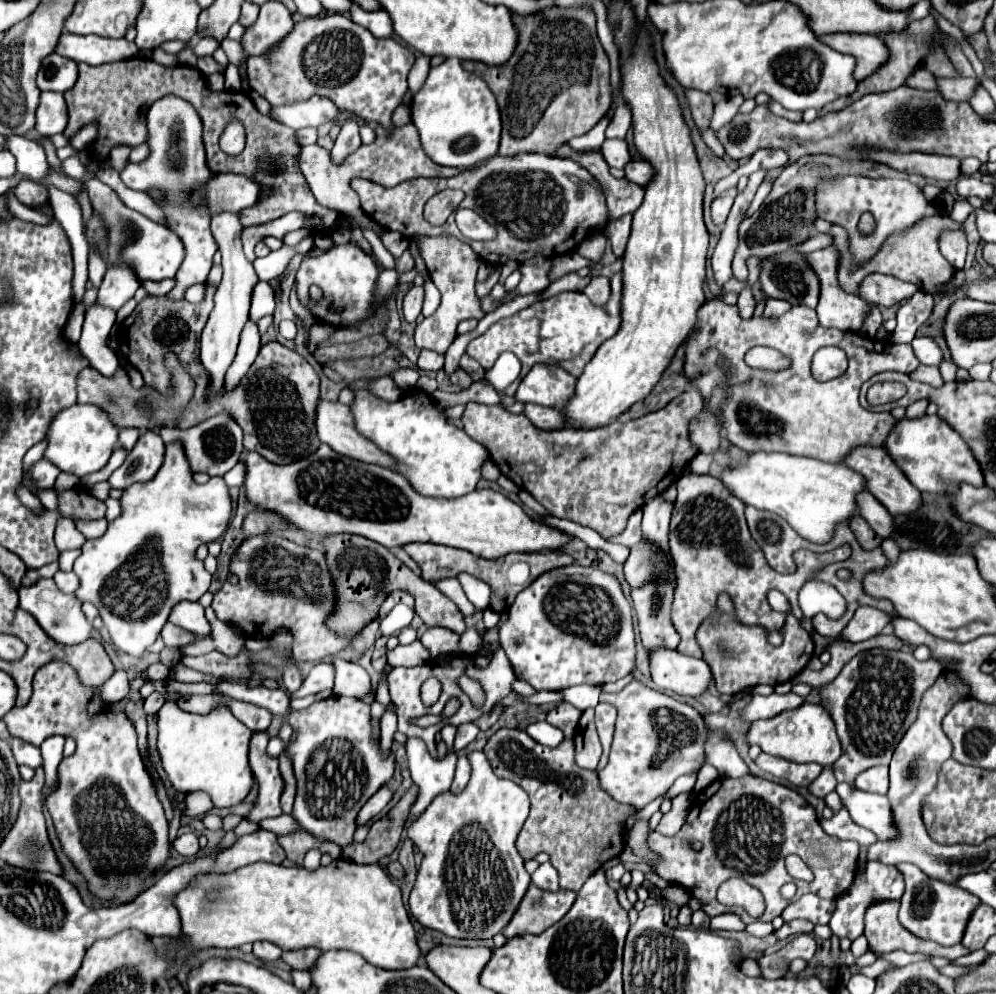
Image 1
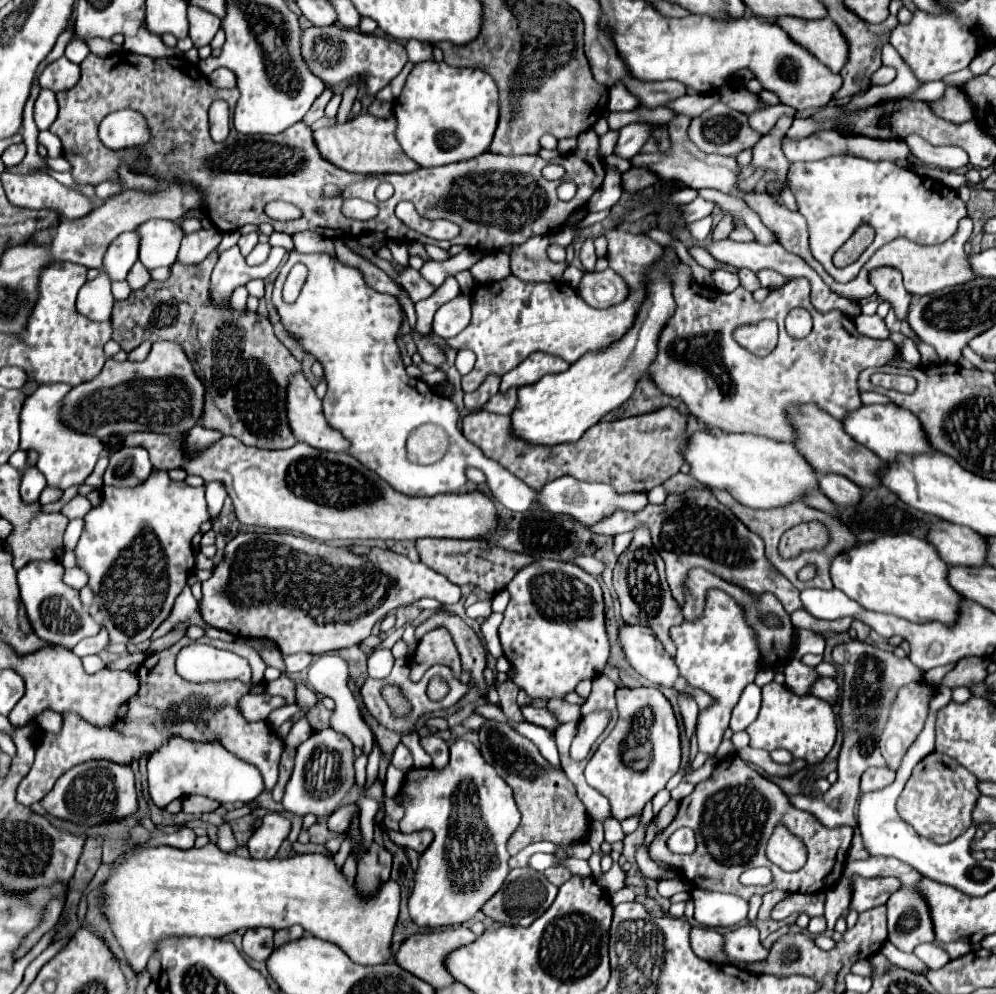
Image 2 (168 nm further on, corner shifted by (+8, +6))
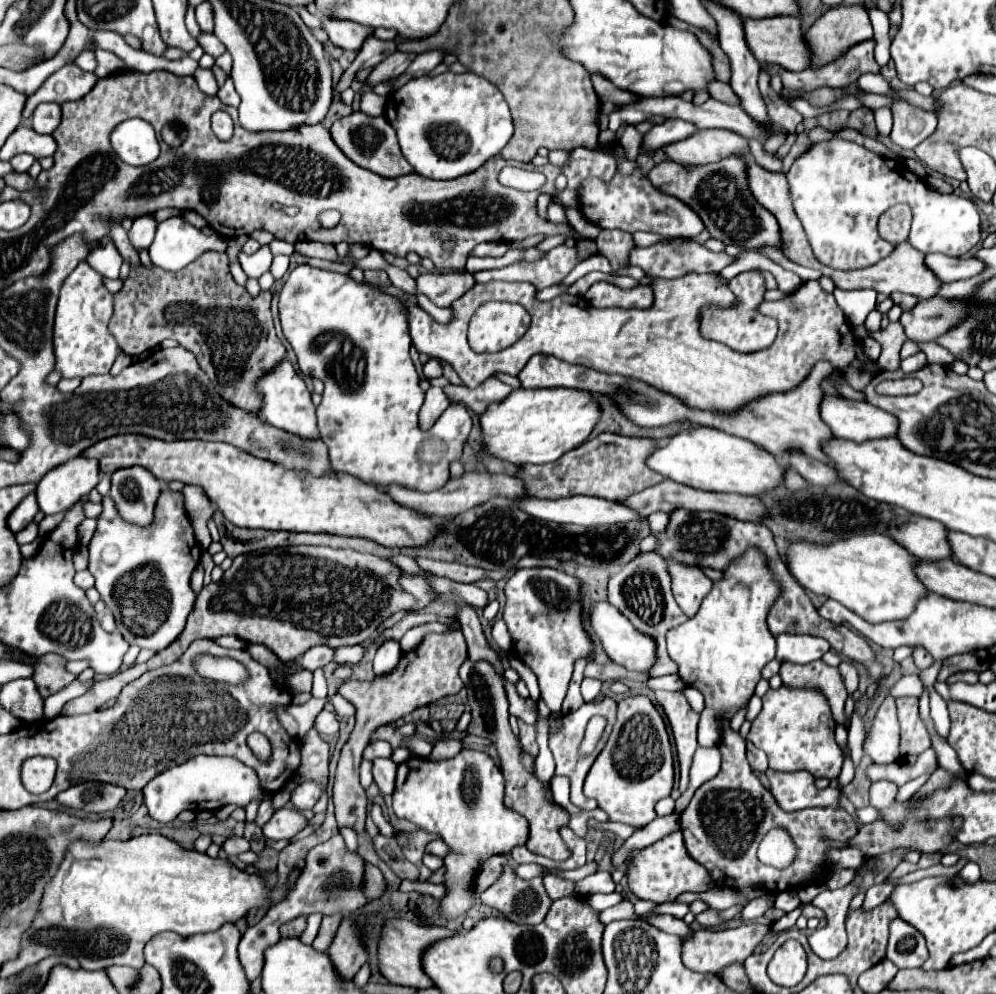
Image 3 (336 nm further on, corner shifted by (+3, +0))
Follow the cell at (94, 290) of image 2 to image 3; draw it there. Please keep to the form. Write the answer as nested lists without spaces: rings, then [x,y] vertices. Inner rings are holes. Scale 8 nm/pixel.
[[[101,240],[97,248],[89,252],[87,262],[105,278],[119,278],[119,268],[123,264],[123,258],[111,240]]]

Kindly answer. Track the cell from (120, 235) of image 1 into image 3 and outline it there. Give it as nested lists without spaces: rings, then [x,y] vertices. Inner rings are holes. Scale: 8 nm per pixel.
[[[169,218],[159,222],[149,256],[155,266],[169,272],[179,272],[207,250],[225,252],[227,240],[219,234],[205,236],[201,230],[191,226],[185,218]]]

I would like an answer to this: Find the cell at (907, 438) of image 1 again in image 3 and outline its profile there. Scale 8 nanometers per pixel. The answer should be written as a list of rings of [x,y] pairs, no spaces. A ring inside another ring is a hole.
[[[823,394],[819,404],[821,420],[839,438],[865,442],[871,438],[895,436],[895,416],[857,400]]]

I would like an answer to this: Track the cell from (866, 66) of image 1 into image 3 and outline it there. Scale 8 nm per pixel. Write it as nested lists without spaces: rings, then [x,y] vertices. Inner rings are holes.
[[[771,16],[771,18],[761,18],[761,20],[743,20],[743,30],[745,30],[745,40],[751,50],[751,54],[757,58],[759,64],[767,66],[781,66],[791,72],[805,70],[811,62],[809,58],[809,48],[803,40],[801,34],[801,22],[793,16]]]

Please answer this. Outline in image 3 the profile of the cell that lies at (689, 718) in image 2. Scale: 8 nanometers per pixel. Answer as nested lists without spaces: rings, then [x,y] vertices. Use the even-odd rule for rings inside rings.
[[[657,690],[655,692],[657,702],[663,706],[663,712],[669,720],[675,746],[677,746],[677,756],[679,756],[679,790],[683,792],[689,782],[689,766],[693,760],[693,754],[697,750],[697,724],[699,724],[699,714],[689,706],[687,698],[681,692],[665,692]]]

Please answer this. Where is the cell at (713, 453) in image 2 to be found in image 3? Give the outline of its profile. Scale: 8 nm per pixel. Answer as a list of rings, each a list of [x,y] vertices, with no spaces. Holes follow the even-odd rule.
[[[707,426],[673,434],[667,444],[655,448],[645,464],[663,478],[697,490],[735,492],[751,496],[759,496],[763,494],[763,490],[771,490],[771,486],[781,484],[785,470],[789,470],[789,464],[777,462],[773,454],[755,446],[753,442]]]

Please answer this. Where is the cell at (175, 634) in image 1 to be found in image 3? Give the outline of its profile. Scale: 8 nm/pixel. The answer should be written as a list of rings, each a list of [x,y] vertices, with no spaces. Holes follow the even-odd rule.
[[[221,636],[215,642],[219,646],[223,646],[223,648],[237,648],[237,650],[245,650],[247,648],[247,642],[241,640],[241,638],[237,638],[237,636]]]

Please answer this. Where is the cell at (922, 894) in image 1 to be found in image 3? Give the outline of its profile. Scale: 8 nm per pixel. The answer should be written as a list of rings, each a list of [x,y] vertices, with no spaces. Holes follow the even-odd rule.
[[[895,918],[895,922],[891,922],[891,936],[885,958],[891,960],[899,970],[919,968],[927,960],[927,946],[923,934],[903,924],[901,918]]]

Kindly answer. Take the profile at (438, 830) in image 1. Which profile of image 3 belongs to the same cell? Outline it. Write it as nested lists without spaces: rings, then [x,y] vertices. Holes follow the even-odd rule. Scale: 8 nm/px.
[[[463,748],[451,760],[409,756],[397,768],[393,792],[395,814],[415,822],[425,832],[441,836],[451,848],[451,854],[445,858],[445,886],[449,892],[441,900],[441,914],[445,918],[465,916],[473,906],[473,878],[483,860],[495,854],[510,854],[519,842],[527,840],[529,824],[521,814],[505,808],[503,788],[503,774],[493,758],[471,748]]]

